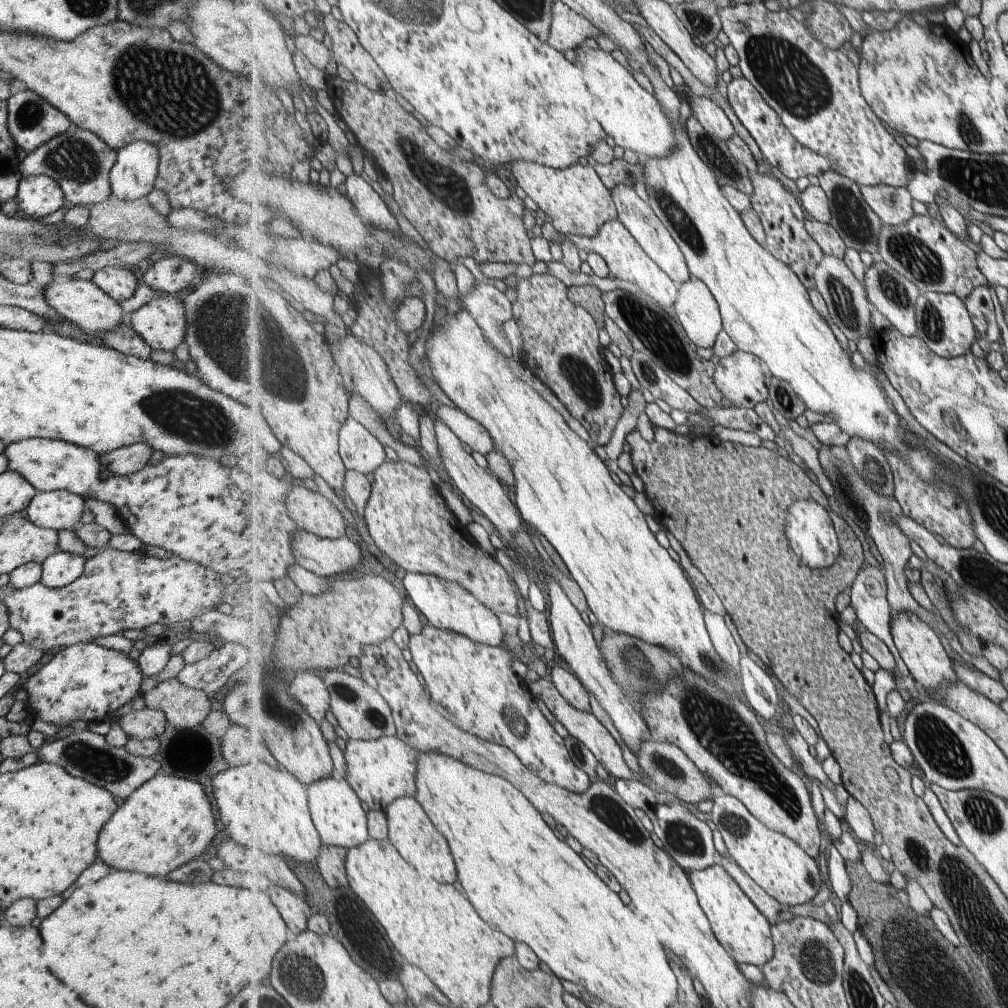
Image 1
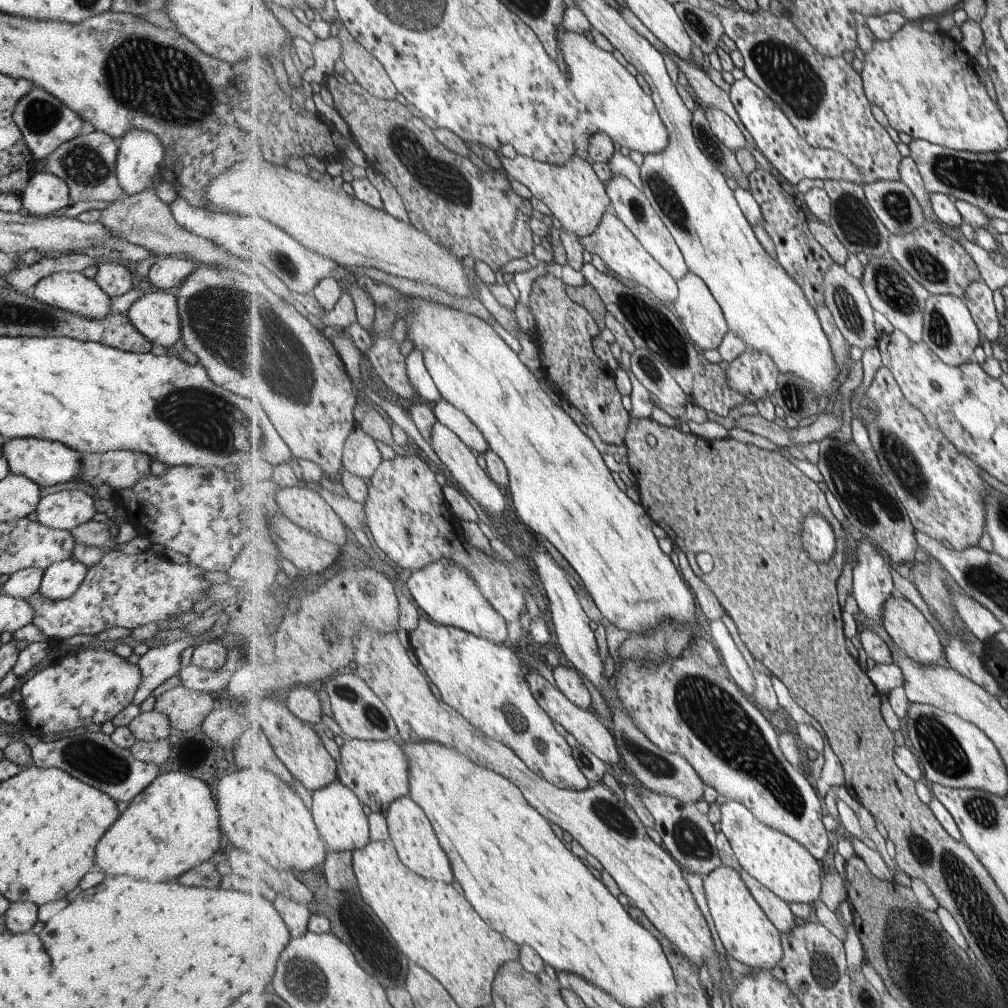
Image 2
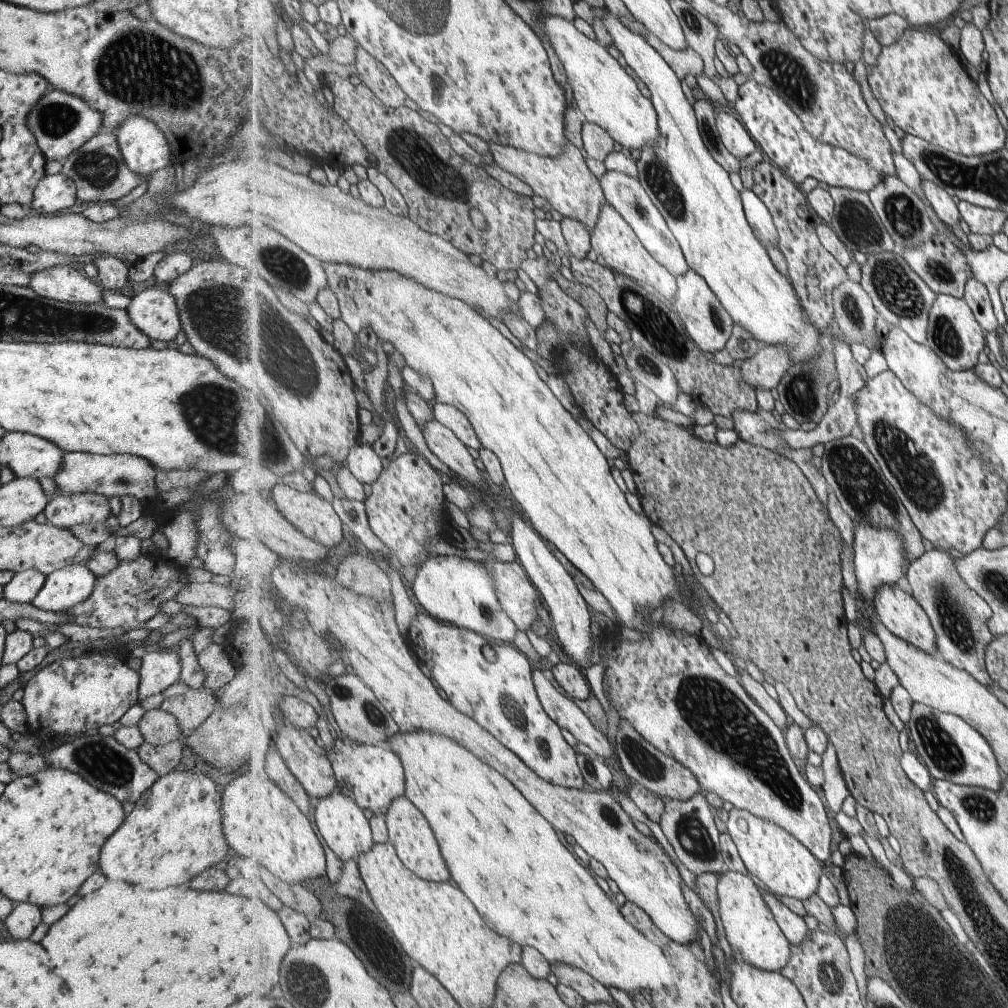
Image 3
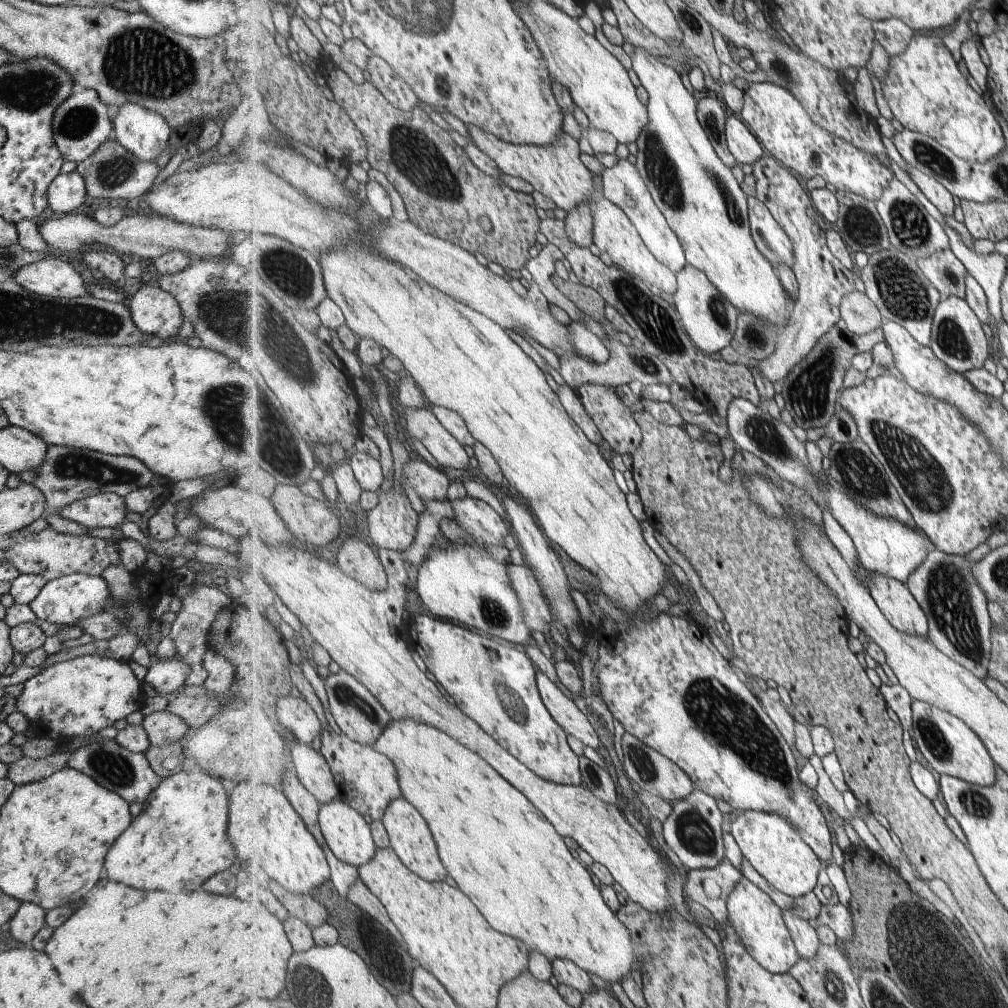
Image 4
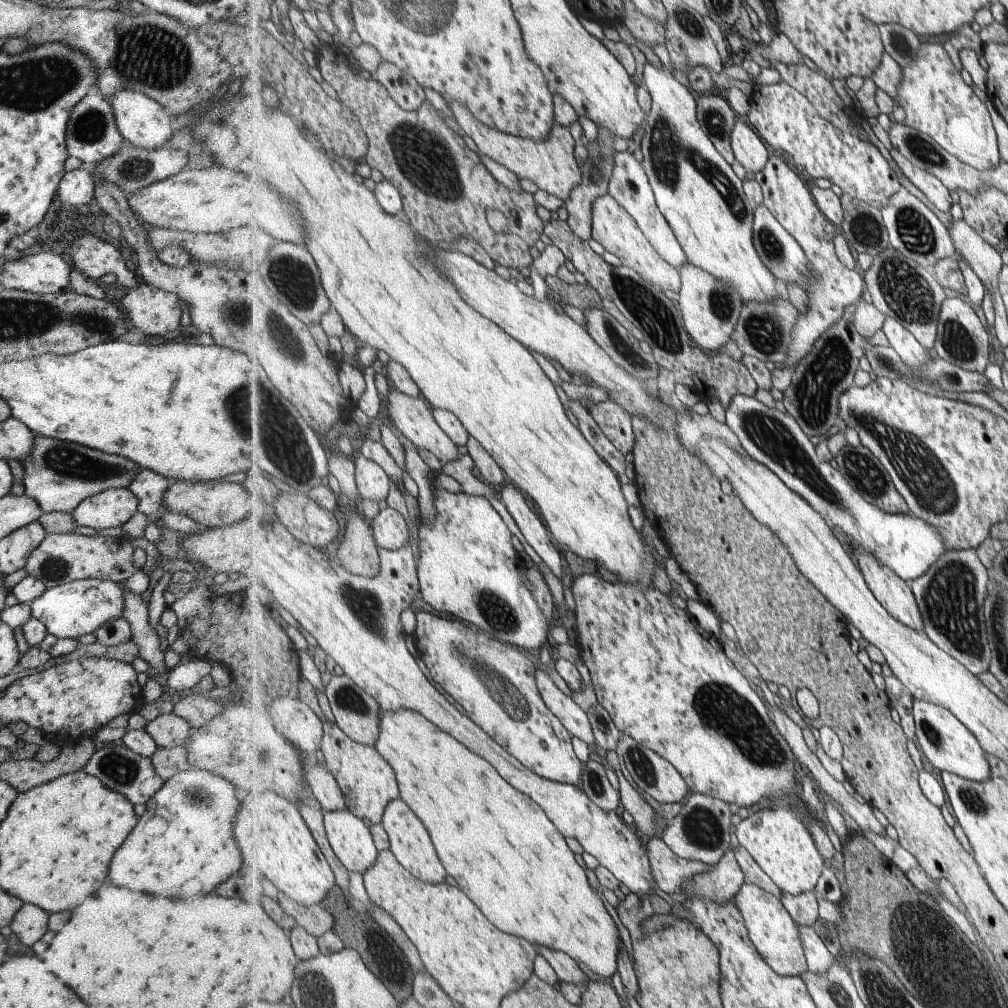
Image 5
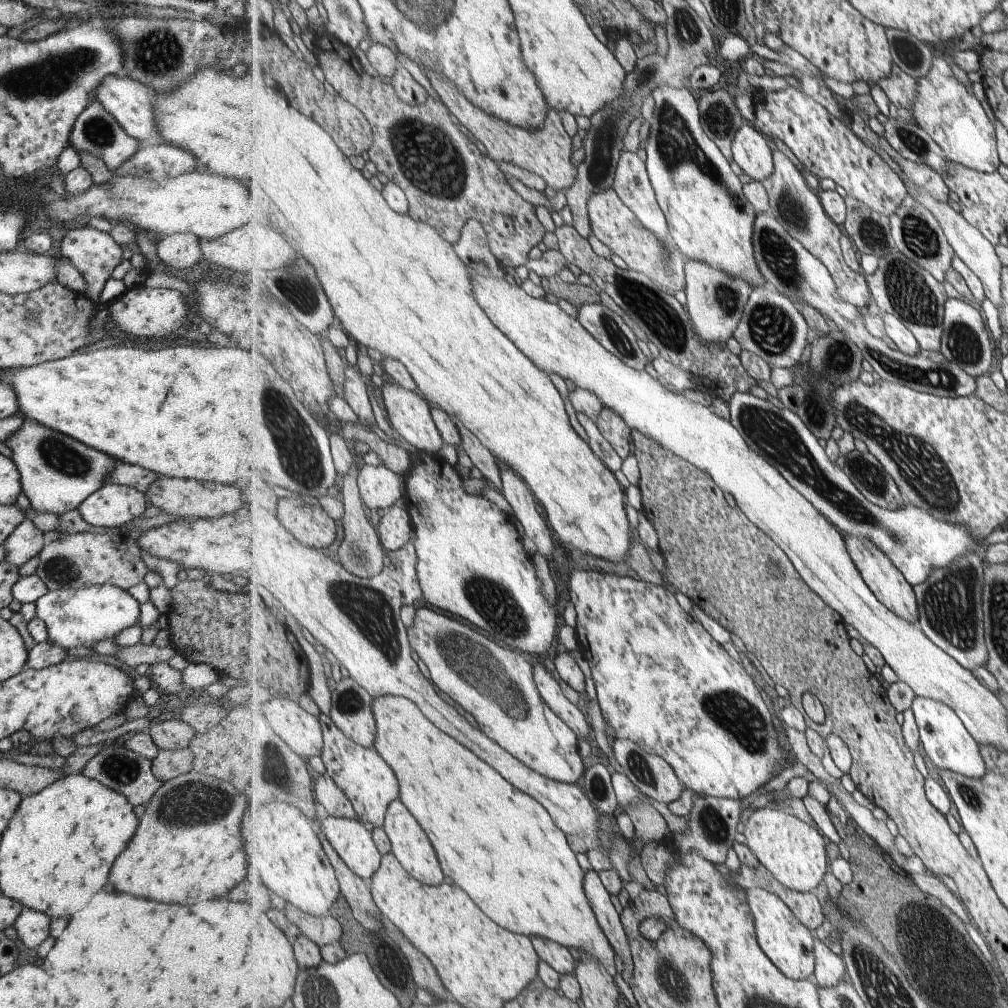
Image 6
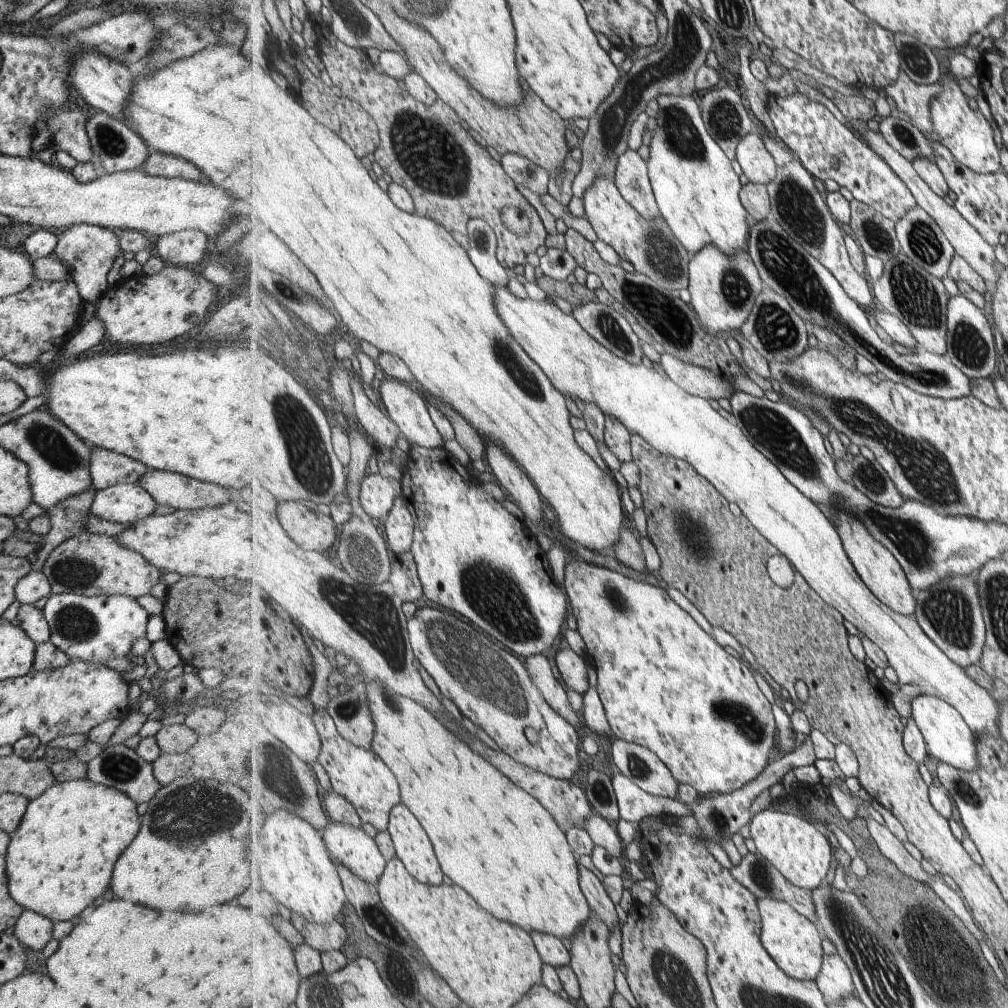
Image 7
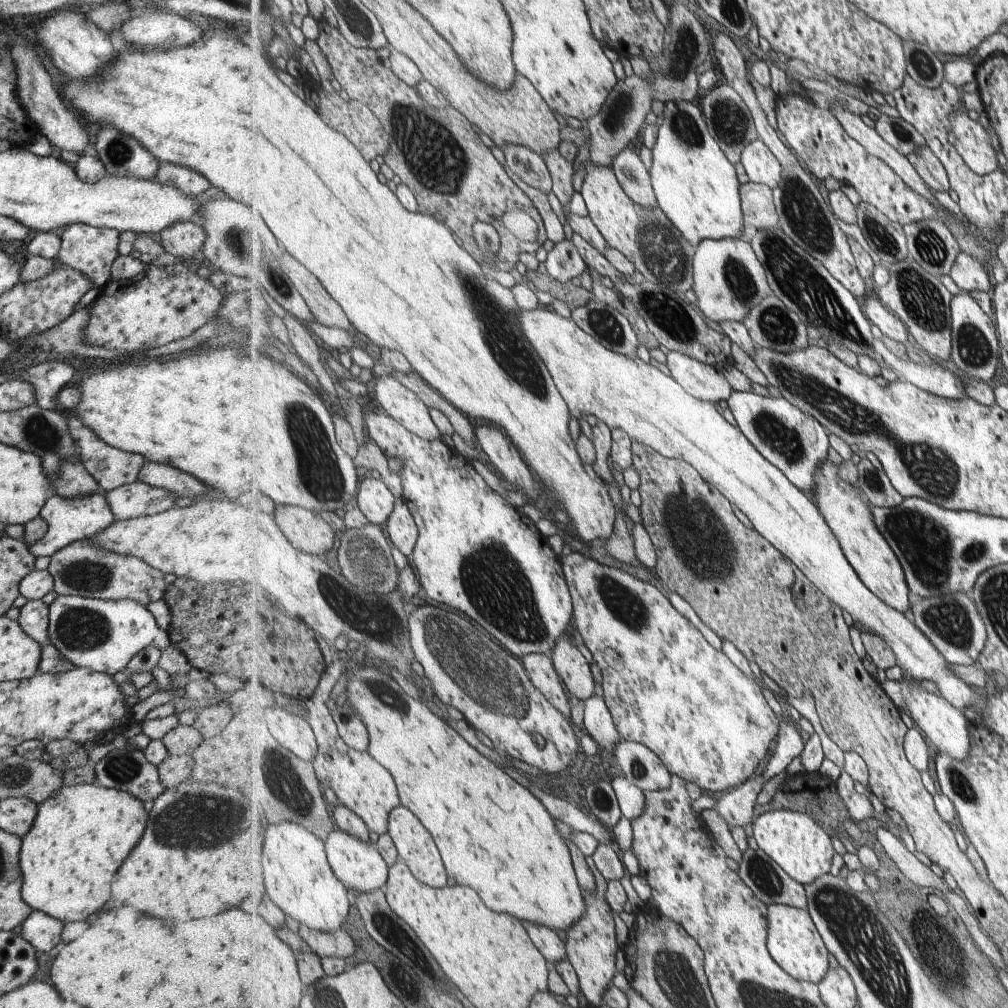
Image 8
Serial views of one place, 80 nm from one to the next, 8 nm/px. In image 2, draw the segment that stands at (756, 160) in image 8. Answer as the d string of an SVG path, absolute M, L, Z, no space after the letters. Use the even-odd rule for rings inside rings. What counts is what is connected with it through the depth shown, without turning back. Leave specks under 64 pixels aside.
M705 107L707 118L711 123L714 133L724 142L731 150L735 152L749 147L748 138L744 135L738 122L729 116L724 110L717 107Z

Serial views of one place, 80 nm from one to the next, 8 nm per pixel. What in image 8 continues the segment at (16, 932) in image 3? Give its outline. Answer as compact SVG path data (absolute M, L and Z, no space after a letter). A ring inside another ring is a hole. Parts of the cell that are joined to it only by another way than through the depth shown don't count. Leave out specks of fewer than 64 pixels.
M31 911L21 924L21 935L33 948L48 952L57 942L63 923L41 911Z

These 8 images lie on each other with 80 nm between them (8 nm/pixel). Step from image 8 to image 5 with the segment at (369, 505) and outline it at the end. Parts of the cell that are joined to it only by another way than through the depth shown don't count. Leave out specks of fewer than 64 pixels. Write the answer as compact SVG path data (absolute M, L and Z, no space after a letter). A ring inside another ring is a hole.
M354 454L356 462L356 483L363 499L381 502L391 492L391 476L375 462L361 454Z

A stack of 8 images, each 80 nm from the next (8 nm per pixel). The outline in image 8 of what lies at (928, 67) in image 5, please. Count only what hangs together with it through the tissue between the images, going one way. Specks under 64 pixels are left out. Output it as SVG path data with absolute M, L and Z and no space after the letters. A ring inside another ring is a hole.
M961 108L952 115L951 142L978 175L990 175L1000 170L997 152L987 130L978 121L971 120L966 112L965 108Z

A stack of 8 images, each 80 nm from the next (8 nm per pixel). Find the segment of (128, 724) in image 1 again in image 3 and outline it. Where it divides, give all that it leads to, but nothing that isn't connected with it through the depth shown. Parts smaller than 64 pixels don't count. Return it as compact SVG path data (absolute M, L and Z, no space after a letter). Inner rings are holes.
M160 708L145 711L137 726L144 742L155 746L180 739L182 734L177 719Z

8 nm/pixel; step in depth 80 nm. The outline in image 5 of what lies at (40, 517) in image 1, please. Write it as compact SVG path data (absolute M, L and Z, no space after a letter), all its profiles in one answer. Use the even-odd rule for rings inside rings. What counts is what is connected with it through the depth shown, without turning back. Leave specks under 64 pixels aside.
M108 488L82 500L71 512L79 526L115 528L125 524L138 507L137 499L127 488Z

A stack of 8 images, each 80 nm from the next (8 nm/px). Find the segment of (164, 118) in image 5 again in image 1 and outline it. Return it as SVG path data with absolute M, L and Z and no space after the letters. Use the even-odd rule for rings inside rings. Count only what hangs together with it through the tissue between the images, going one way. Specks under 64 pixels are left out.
M144 140L131 141L117 149L108 172L111 196L130 201L149 194L154 187L158 158L157 147Z

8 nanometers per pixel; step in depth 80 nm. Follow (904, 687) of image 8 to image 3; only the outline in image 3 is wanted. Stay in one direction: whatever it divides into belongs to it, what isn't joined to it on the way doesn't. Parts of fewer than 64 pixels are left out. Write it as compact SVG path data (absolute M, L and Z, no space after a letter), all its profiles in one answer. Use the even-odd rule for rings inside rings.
M914 703L908 726L911 740L934 778L994 791L1002 789L1001 768L990 742L964 718L933 710L932 706L923 703Z

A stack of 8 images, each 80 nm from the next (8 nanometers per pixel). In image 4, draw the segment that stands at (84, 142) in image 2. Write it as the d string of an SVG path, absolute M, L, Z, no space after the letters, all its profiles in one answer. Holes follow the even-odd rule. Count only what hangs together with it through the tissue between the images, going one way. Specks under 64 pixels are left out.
M116 140L105 141L91 156L76 163L73 170L83 179L86 195L105 198L112 203L122 204L145 193L155 176L159 174L159 166L153 159L140 161L135 155L126 151Z

